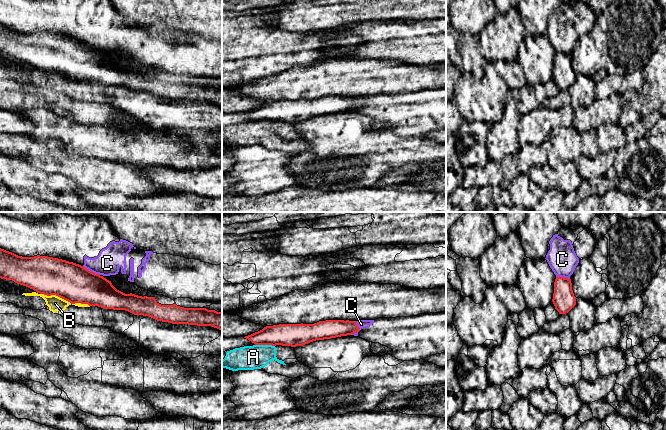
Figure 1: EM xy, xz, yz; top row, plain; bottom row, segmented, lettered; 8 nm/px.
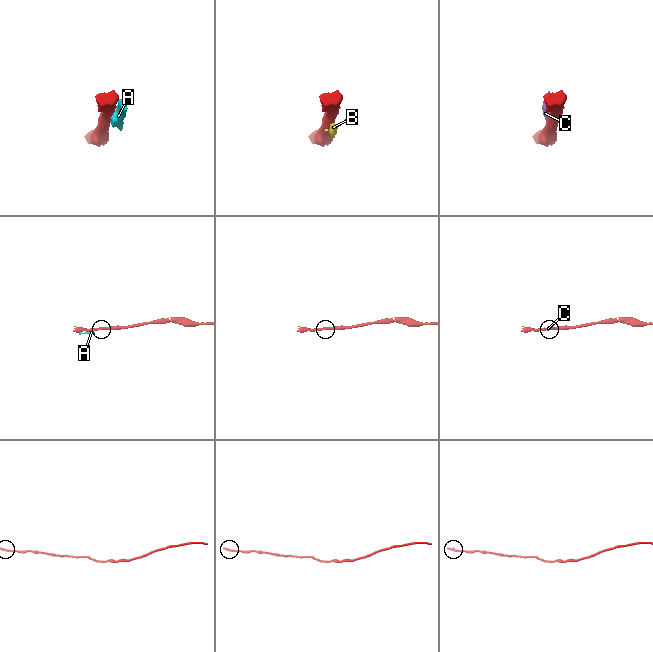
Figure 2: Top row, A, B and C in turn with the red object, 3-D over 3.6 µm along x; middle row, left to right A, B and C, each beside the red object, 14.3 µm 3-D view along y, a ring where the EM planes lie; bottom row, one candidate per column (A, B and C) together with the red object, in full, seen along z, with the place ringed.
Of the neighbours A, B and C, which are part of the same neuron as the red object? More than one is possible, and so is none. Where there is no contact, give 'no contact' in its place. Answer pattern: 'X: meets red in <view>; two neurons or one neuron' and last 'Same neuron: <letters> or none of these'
A: meets red in xz; two neurons
B: meets red in xy; two neurons
C: meets red in xy; two neurons
Same neuron: none of these

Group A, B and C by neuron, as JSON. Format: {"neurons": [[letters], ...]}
{"neurons": [["A", "B"], ["C"]]}

